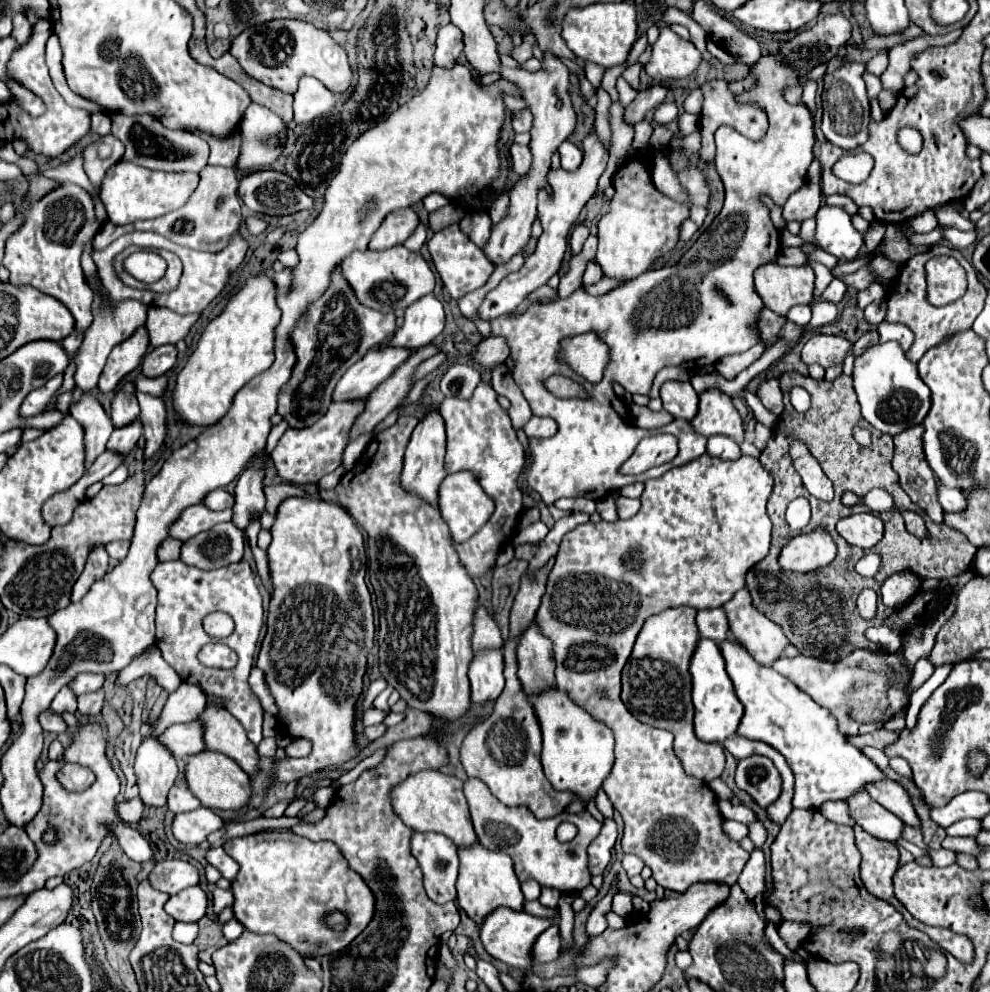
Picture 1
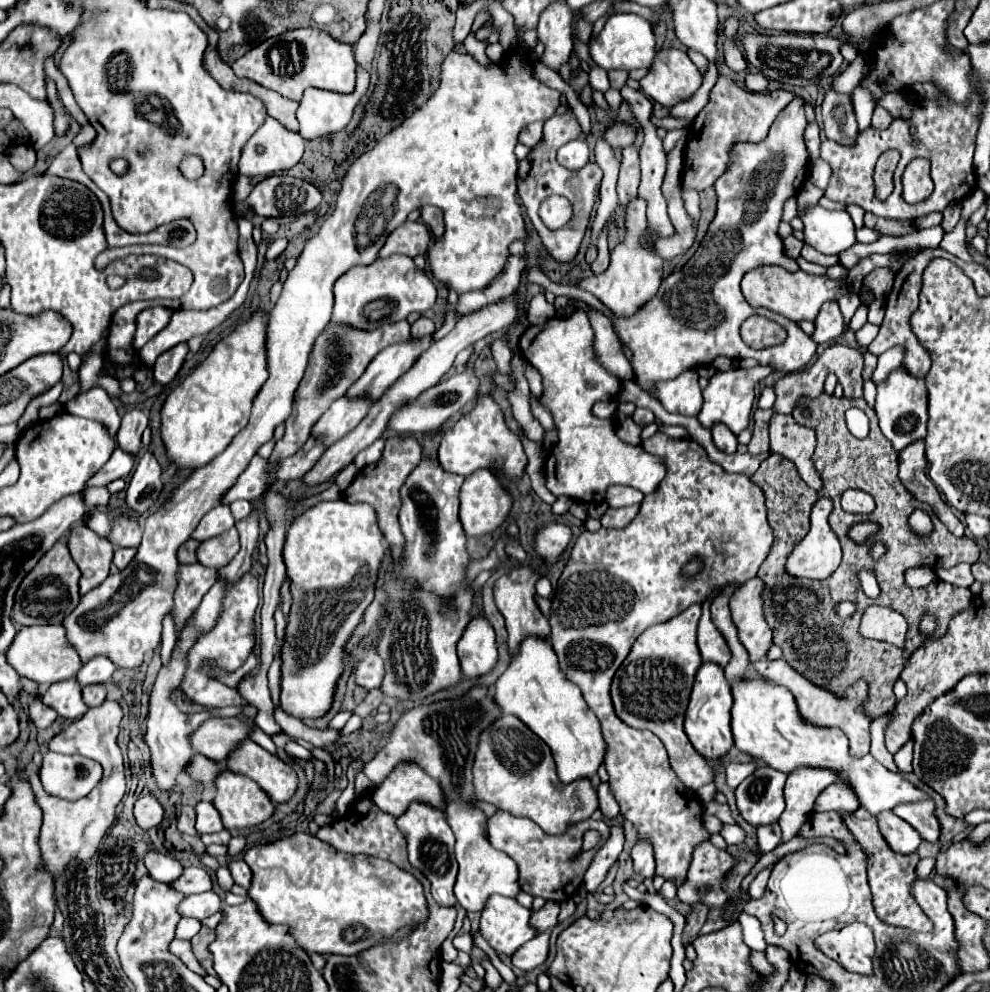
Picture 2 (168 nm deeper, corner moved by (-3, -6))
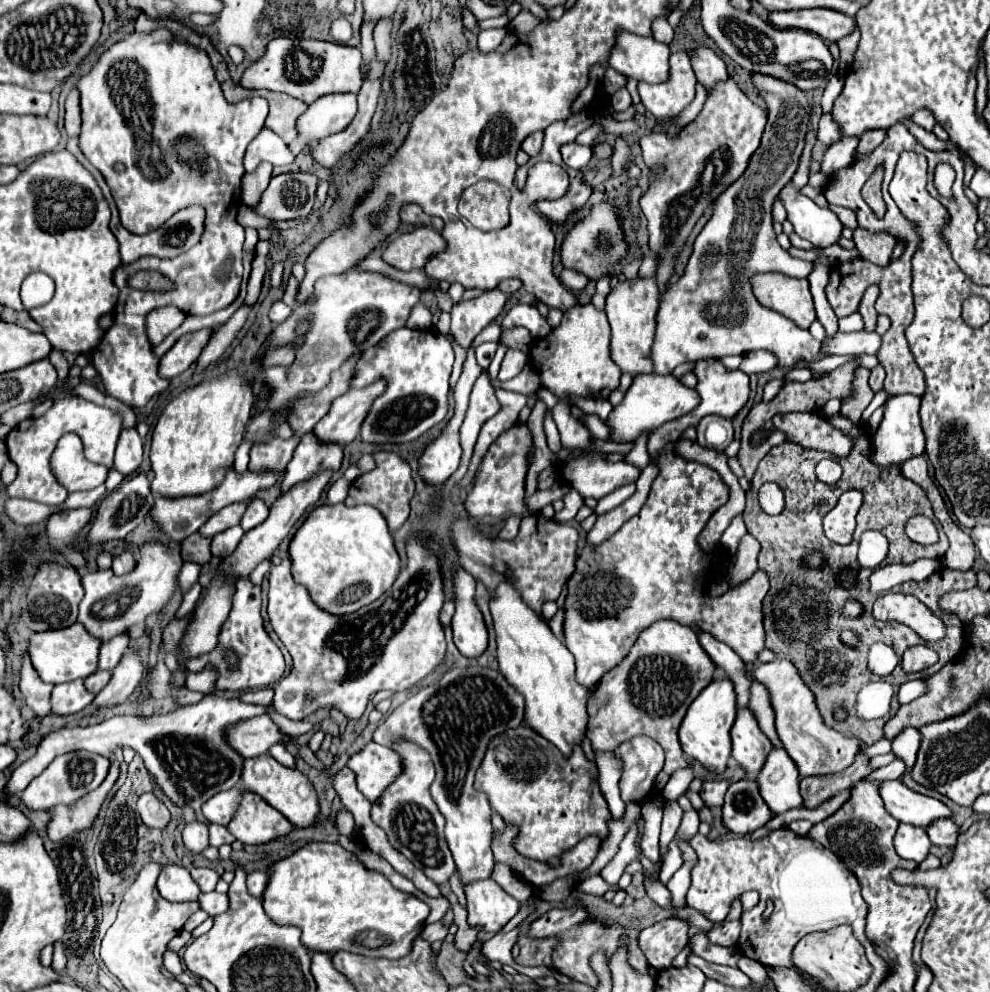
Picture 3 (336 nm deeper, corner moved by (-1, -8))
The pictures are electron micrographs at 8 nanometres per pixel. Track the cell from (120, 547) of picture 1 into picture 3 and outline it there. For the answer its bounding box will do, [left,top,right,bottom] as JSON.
[112,551,136,575]

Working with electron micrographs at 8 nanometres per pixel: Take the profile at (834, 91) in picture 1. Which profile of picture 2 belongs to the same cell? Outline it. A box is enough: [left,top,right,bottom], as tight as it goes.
[822,89,858,145]

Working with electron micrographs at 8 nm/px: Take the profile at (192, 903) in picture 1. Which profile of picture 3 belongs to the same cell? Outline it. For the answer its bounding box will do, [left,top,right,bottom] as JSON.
[198,891,228,917]

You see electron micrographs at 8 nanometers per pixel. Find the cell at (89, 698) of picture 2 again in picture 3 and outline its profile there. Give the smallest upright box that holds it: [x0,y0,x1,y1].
[84,671,110,695]

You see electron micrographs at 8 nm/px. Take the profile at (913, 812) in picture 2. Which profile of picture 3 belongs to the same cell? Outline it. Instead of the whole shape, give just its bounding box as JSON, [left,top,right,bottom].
[926,819,960,847]

